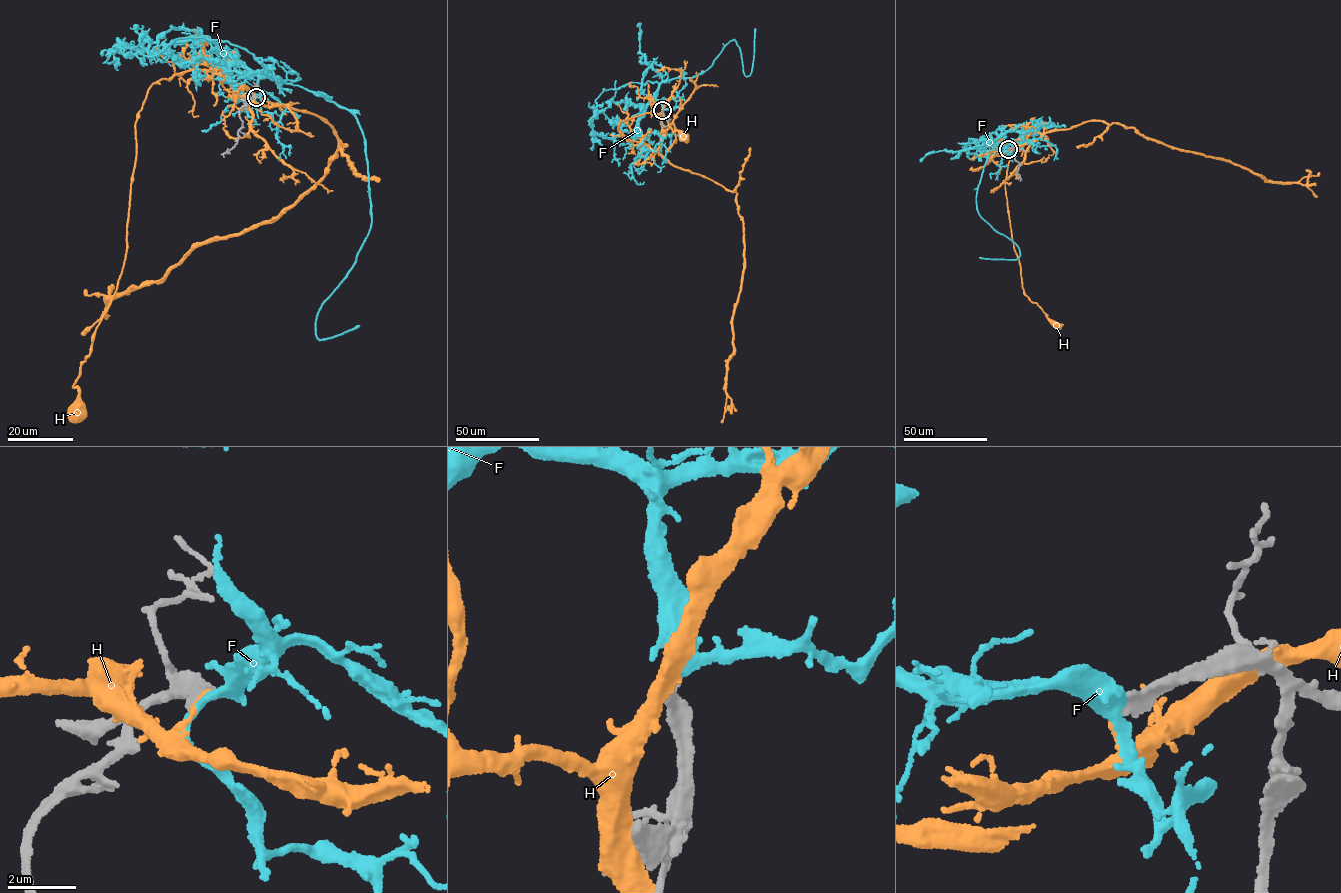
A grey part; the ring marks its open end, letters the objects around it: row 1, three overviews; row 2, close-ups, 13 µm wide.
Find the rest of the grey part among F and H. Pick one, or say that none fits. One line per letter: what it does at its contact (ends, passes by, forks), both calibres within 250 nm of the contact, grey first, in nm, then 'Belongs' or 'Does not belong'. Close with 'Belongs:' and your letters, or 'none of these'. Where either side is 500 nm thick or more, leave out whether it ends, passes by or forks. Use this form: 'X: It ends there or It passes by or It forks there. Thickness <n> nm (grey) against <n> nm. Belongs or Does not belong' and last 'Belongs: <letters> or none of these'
F: It passes by. Thickness 360 nm (grey) against 300 nm. Belongs
H: It ends there. Thickness 360 nm (grey) against 110 nm. Does not belong
Belongs: F

